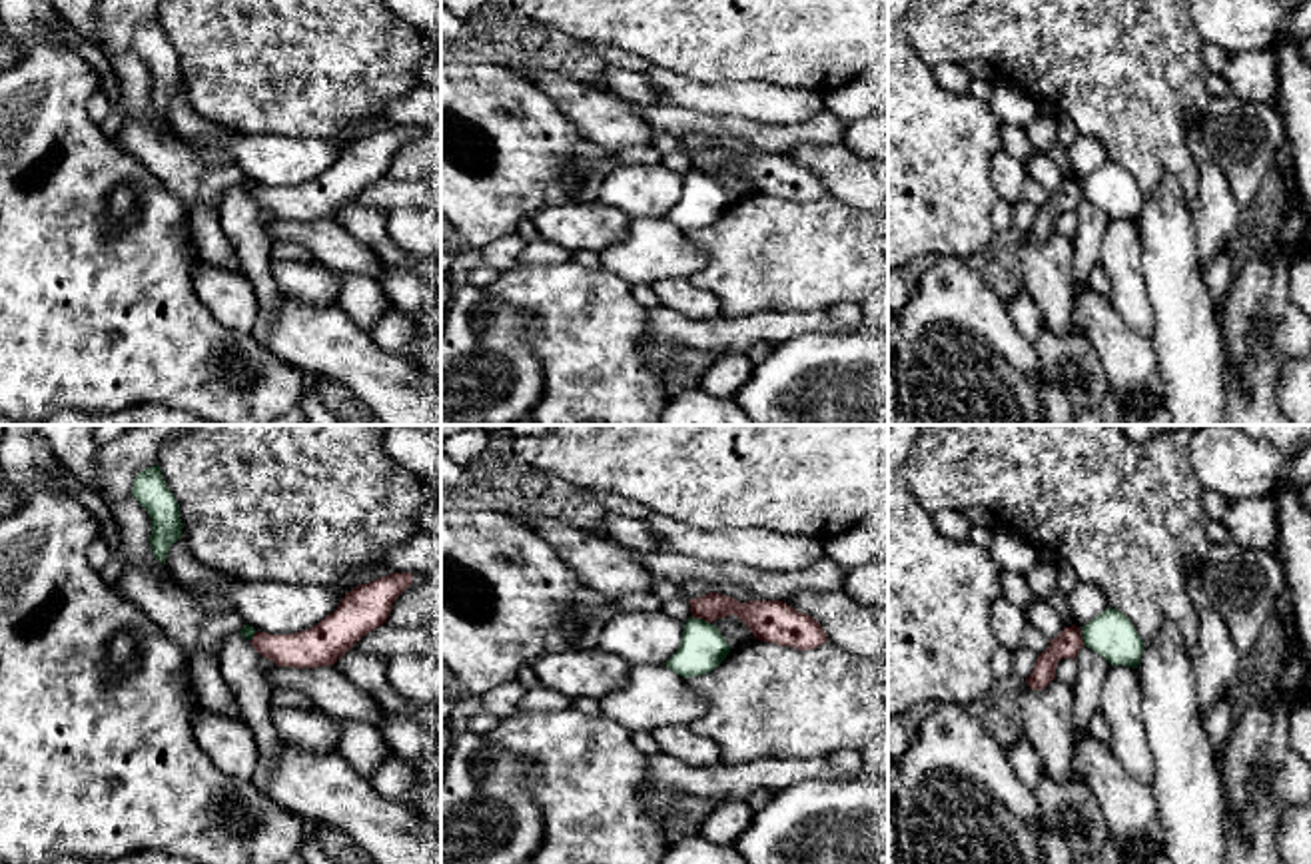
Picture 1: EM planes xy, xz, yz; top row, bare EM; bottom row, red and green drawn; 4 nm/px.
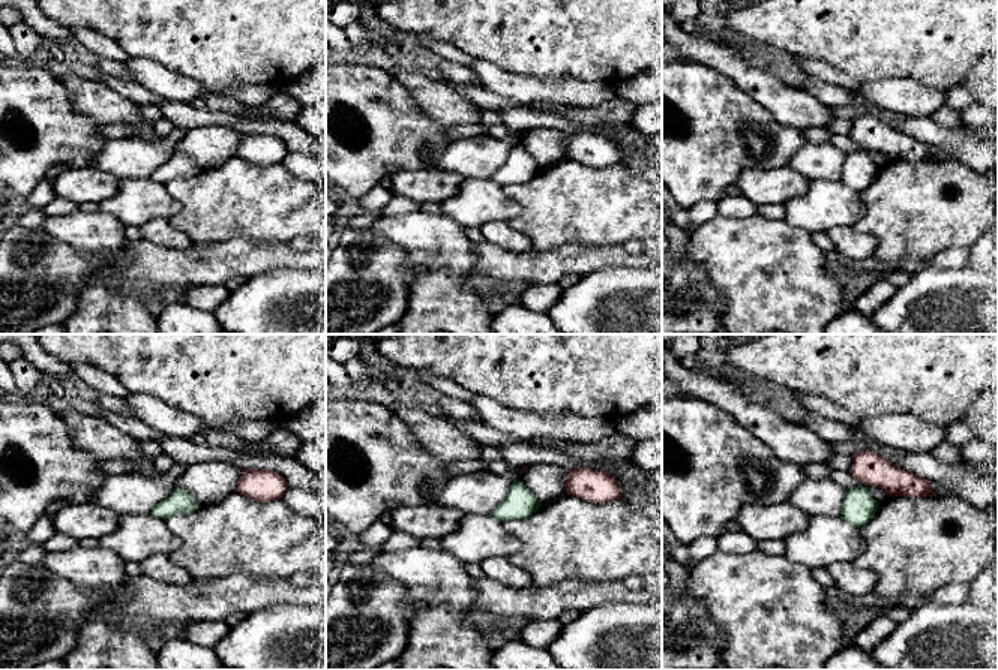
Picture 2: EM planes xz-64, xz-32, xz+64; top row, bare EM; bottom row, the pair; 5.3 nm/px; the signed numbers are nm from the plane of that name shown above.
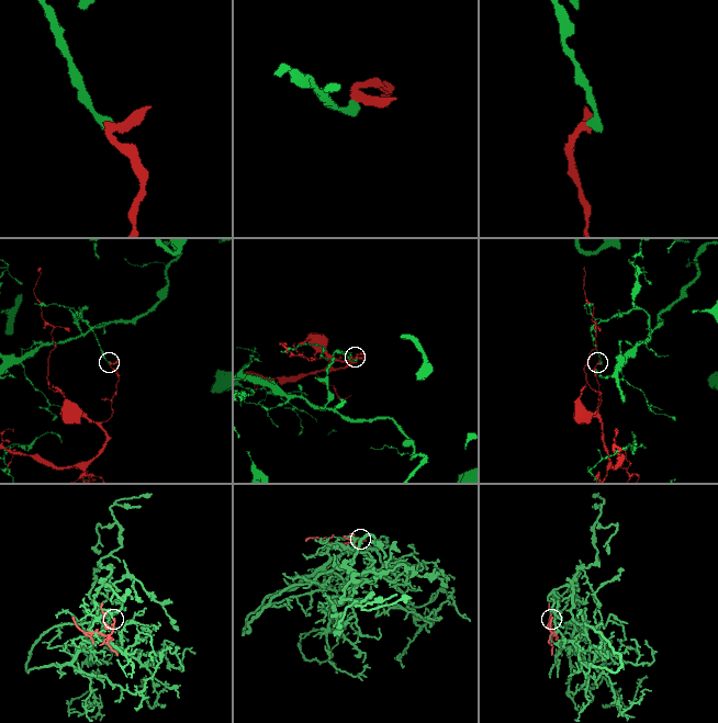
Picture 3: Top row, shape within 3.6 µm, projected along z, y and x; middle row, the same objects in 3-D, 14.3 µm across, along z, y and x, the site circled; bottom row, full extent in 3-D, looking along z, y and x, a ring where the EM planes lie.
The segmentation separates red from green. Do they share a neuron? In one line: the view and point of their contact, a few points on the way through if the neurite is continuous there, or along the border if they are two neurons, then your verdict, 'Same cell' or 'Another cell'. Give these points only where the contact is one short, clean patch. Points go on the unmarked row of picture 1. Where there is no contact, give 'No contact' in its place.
Touches red at xz (701, 170). Boundary: xz (693, 168), (709, 176). Another cell

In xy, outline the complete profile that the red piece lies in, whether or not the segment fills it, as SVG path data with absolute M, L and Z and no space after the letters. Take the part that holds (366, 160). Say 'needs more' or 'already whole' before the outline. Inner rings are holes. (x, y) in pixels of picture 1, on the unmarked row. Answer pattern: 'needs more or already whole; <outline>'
already whole; M391 126L357 138L337 162L307 184L269 188L257 184L251 200L277 219L317 221L335 217L359 192L387 176L397 150L413 136L413 126Z

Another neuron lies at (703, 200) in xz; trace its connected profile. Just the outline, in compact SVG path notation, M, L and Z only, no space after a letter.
M690 170L684 176L680 200L664 217L688 231L714 223L728 206L730 200L714 178Z

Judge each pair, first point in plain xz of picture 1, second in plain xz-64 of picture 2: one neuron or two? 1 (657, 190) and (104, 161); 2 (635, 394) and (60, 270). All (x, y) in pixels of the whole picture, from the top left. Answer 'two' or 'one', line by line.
1: one
2: two

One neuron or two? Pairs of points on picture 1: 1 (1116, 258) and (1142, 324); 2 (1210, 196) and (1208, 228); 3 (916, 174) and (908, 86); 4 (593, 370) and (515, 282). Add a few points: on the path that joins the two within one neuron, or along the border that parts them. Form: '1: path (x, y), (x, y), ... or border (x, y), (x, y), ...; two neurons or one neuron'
1: path (1124, 274), (1134, 308); one neuron
2: path (1210, 204), (1210, 220); one neuron
3: path (908, 152), (908, 108); one neuron
4: path (581, 348), (537, 304); one neuron

